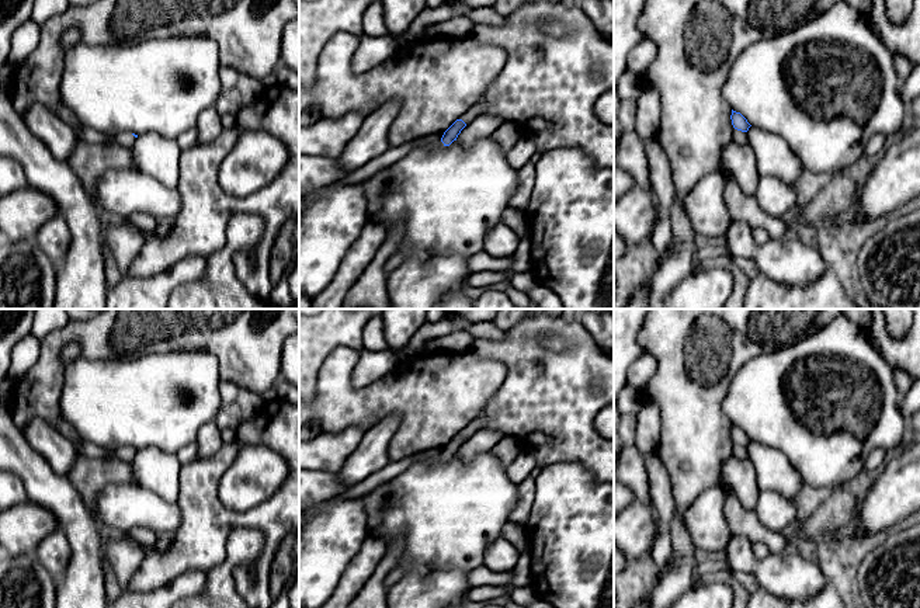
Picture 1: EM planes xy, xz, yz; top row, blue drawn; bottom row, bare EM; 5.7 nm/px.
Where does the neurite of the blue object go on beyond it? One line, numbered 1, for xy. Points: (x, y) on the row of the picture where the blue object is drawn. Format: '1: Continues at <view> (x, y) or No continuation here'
1: Continues at xy (127, 138)

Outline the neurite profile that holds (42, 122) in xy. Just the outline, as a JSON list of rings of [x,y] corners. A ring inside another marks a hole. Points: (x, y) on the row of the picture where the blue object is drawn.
[[[32,104],[21,118],[31,133],[49,147],[55,159],[69,161],[79,143],[70,125],[41,104]]]

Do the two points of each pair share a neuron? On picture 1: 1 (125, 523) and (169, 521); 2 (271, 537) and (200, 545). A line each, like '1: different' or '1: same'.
1: same
2: same

